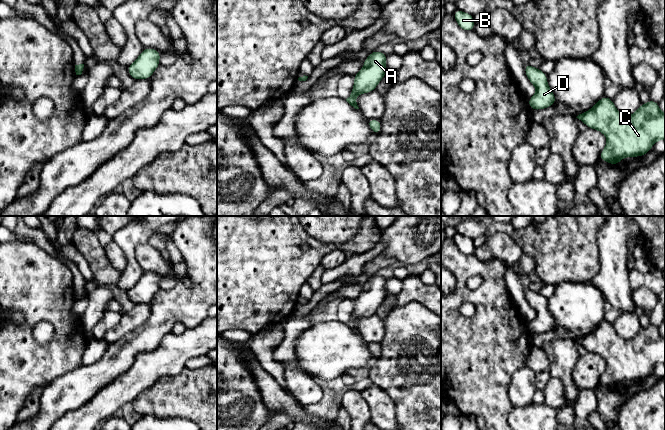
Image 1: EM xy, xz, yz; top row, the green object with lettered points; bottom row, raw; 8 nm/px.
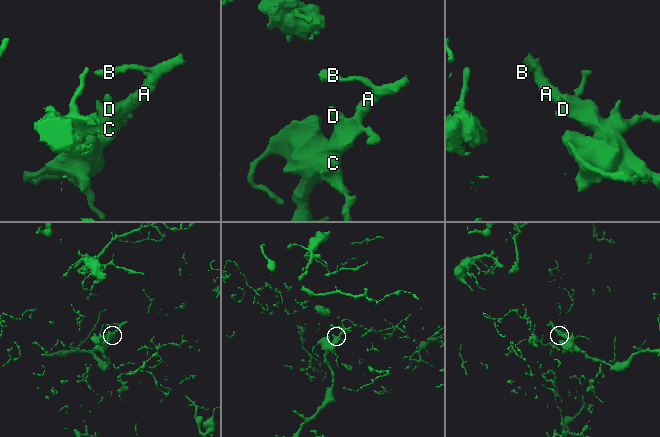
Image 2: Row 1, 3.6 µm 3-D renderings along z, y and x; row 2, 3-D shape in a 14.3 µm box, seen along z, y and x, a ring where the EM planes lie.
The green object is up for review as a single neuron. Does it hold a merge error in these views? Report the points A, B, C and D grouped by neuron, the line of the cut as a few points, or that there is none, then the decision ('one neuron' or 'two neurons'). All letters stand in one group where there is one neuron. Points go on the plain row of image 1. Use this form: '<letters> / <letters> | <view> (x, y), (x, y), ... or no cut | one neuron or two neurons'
A B C D | no cut | one neuron

